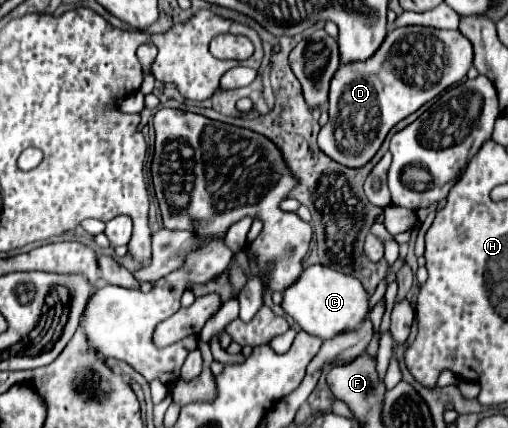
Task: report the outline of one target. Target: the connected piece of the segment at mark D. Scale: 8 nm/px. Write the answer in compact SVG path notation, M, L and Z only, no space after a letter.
M399 27L389 31L381 49L369 61L353 61L353 65L337 69L329 91L329 123L319 131L321 151L347 167L365 165L393 125L449 85L459 83L471 65L473 47L461 31L433 27Z

